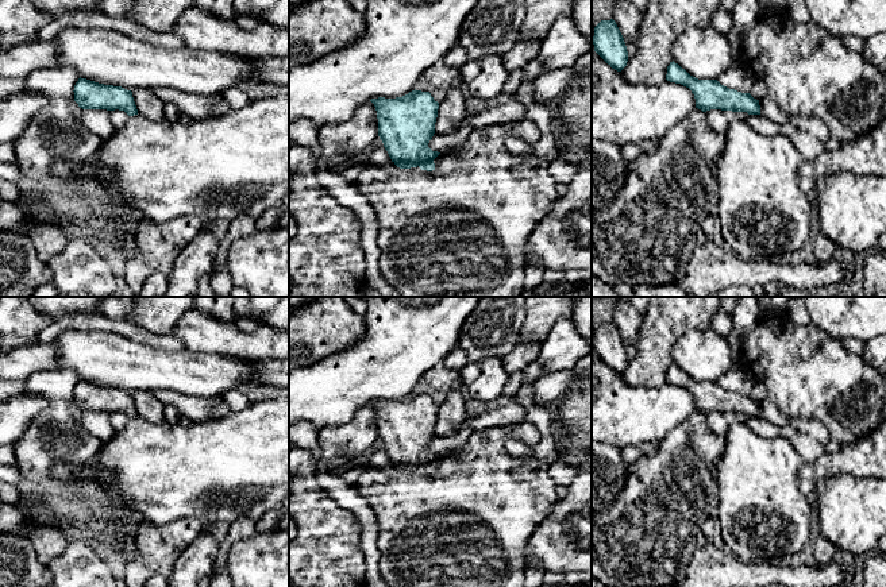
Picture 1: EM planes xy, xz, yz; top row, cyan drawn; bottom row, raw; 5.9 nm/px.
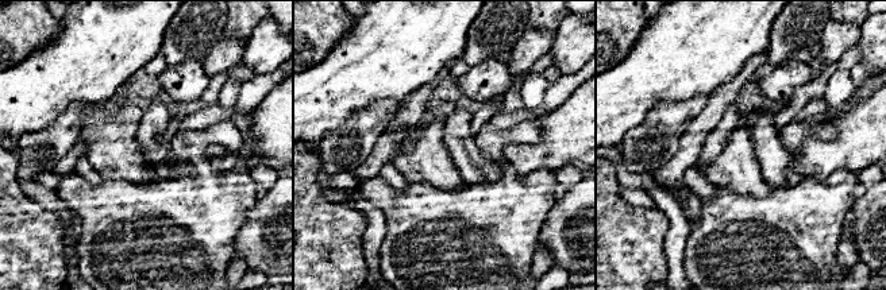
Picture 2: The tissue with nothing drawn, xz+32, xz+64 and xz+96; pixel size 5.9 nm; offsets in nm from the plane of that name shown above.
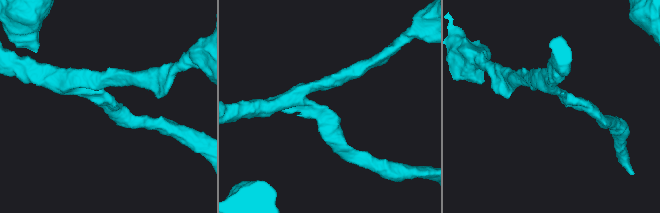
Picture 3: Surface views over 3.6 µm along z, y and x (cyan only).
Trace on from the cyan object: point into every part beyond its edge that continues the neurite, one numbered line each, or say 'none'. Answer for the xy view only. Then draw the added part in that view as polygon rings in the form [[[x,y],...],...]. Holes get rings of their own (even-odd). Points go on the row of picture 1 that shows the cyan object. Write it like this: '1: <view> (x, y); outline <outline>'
none

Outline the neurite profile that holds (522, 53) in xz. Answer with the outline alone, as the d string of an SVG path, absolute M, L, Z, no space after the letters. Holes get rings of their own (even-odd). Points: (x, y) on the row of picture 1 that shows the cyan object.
M517 40L513 47L501 55L508 72L519 70L527 66L538 57L540 42Z

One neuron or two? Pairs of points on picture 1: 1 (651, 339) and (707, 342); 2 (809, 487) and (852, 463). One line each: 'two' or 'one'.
1: two
2: one

